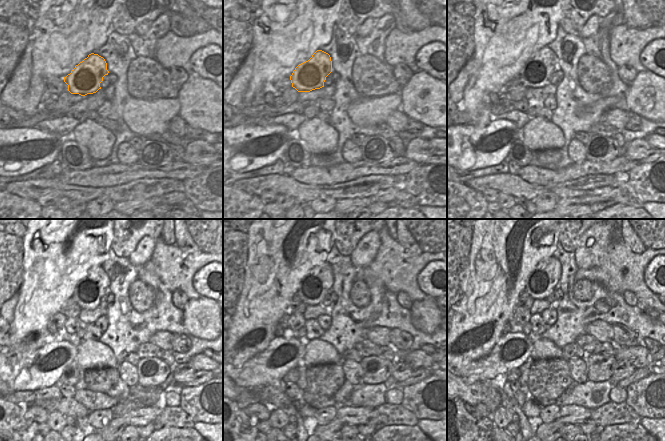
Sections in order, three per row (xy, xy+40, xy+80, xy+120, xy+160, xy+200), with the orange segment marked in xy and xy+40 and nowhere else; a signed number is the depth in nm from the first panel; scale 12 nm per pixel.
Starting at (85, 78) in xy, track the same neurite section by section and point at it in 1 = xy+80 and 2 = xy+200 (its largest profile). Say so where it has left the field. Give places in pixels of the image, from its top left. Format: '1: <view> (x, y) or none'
1: xy+80 (535, 73)
2: xy+200 (545, 273)

